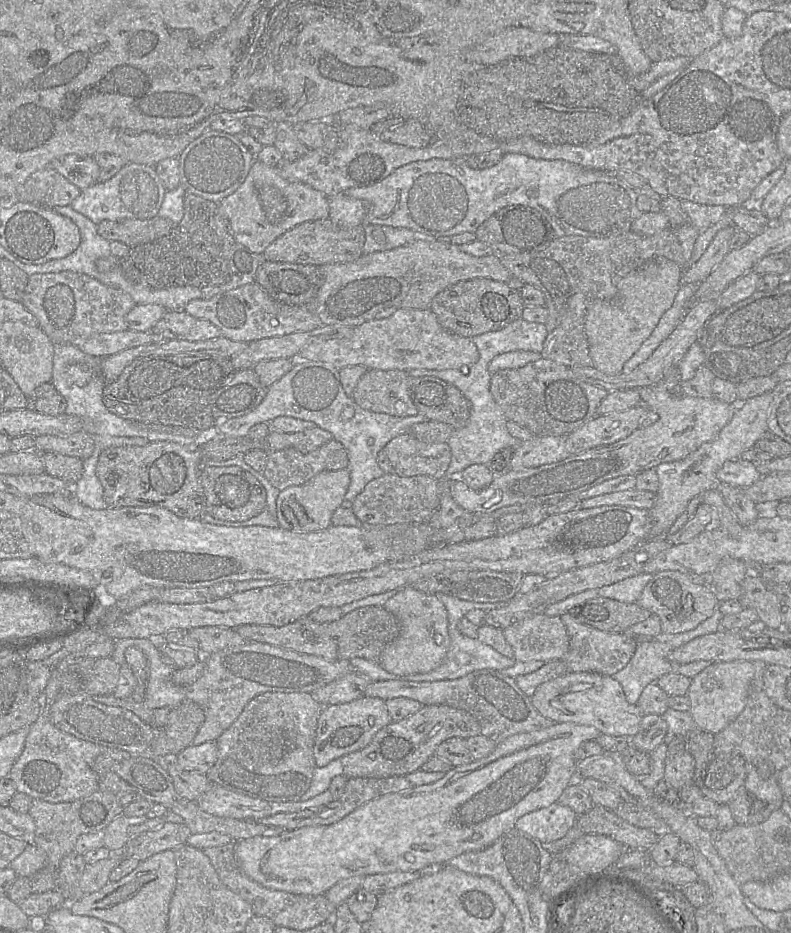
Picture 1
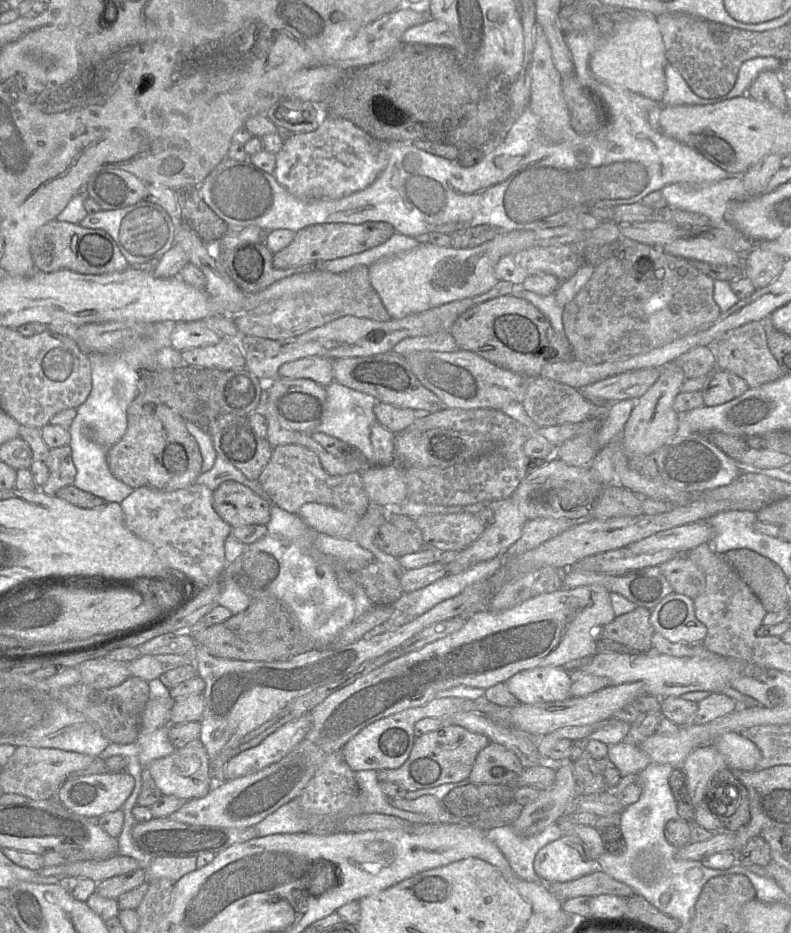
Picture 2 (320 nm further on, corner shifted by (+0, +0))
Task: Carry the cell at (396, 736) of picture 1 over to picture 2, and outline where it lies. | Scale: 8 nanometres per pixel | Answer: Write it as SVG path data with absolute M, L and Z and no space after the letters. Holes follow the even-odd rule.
M443 723L438 730L415 737L410 755L403 765L397 769L378 770L377 777L379 781L395 783L406 791L462 782L468 780L477 754L489 743L484 735L472 733L461 726Z

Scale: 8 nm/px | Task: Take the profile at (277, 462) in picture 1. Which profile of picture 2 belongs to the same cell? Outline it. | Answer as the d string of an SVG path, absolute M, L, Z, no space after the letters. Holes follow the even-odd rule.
M300 444L273 448L272 456L257 481L271 497L273 505L292 514L298 513L304 504L315 502L337 508L359 520L370 504L360 472L330 475L324 470L318 456Z

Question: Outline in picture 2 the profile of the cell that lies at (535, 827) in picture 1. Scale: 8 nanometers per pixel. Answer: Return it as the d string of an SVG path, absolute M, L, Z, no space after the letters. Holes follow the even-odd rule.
M563 833L560 838L543 846L536 854L533 868L539 878L547 883L561 883L600 871L597 860L591 858L586 844L577 836Z

